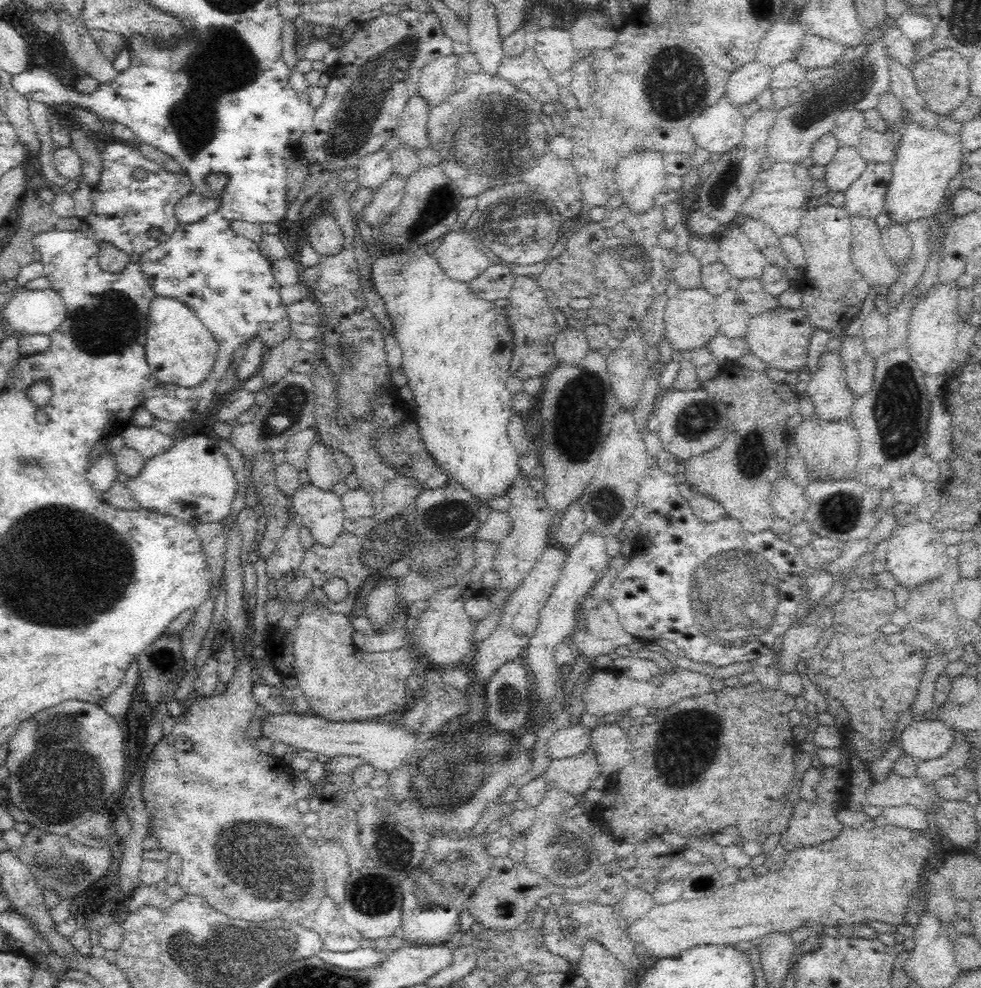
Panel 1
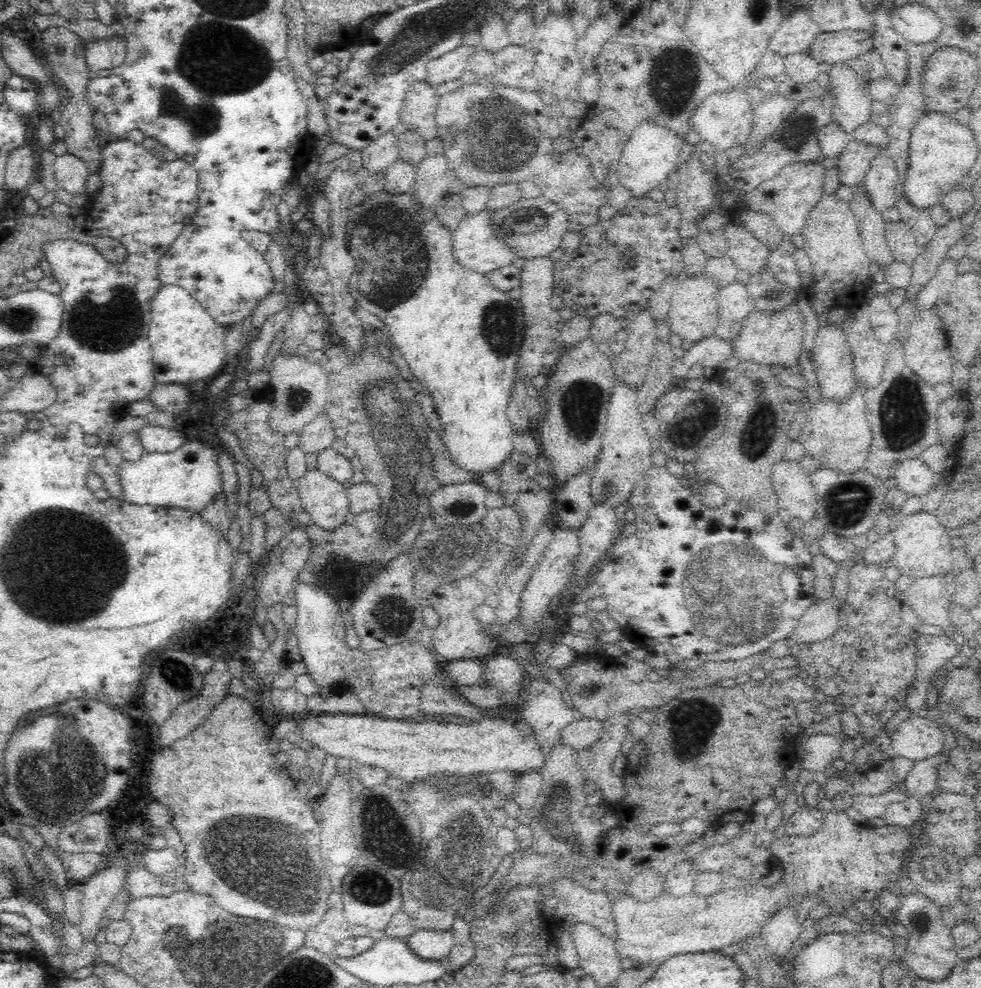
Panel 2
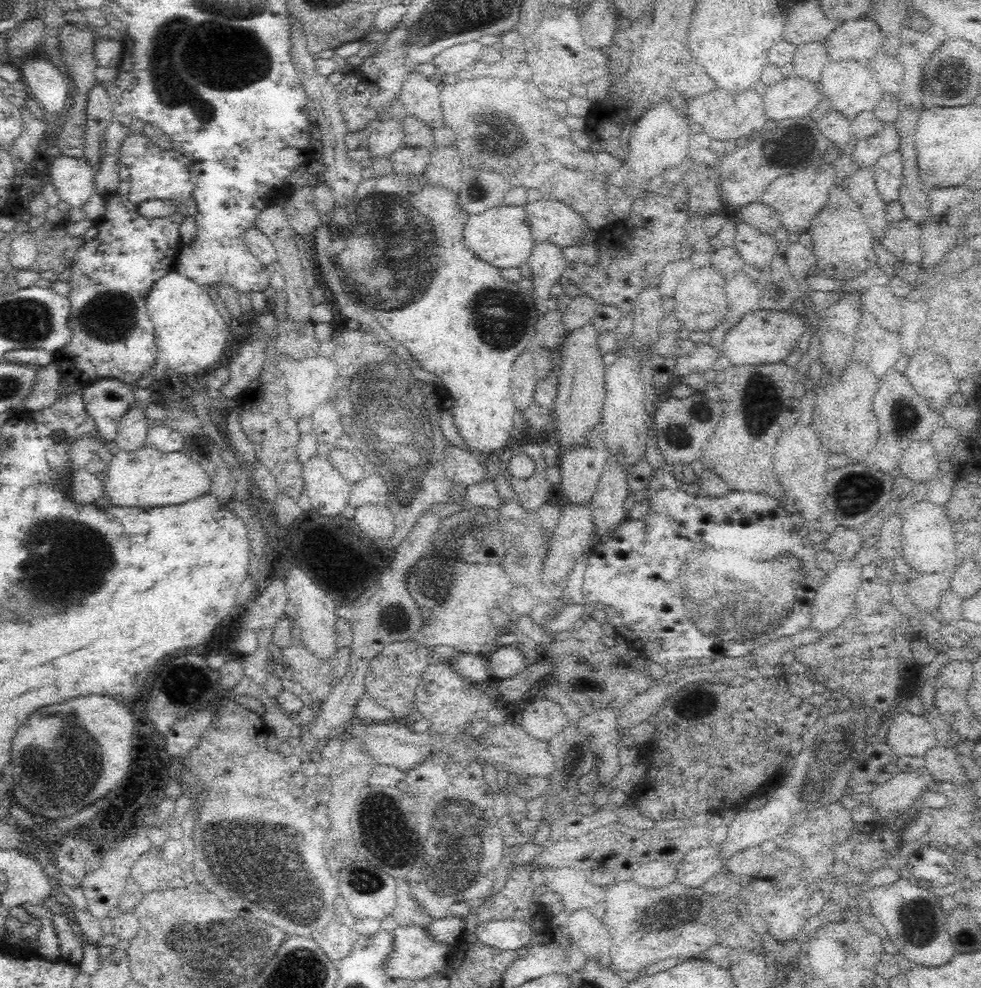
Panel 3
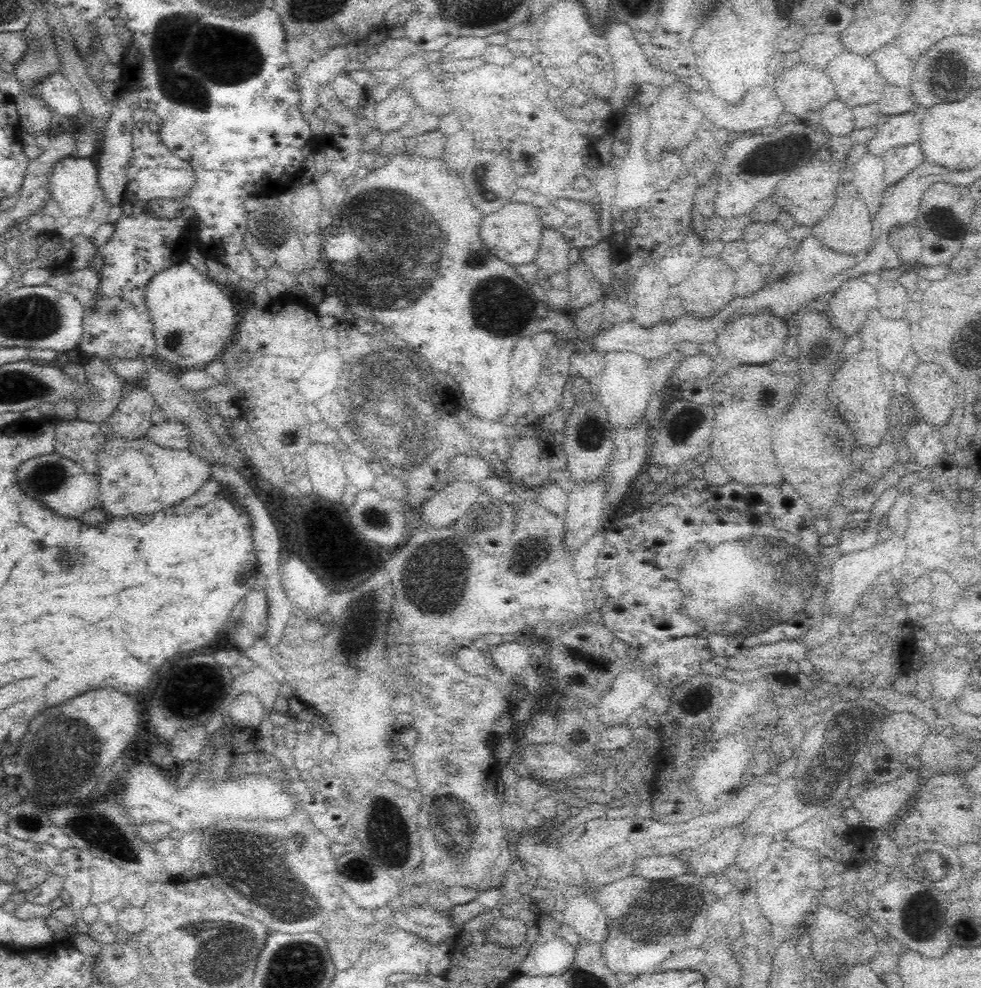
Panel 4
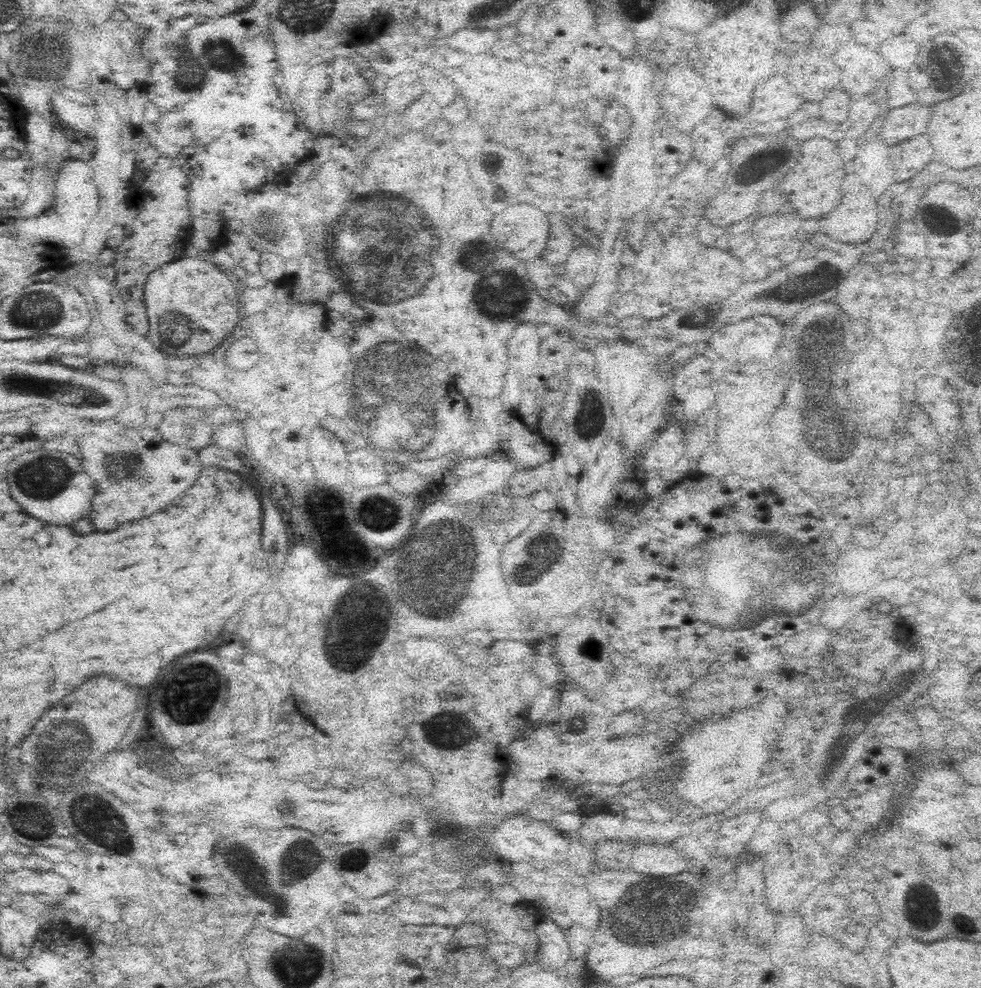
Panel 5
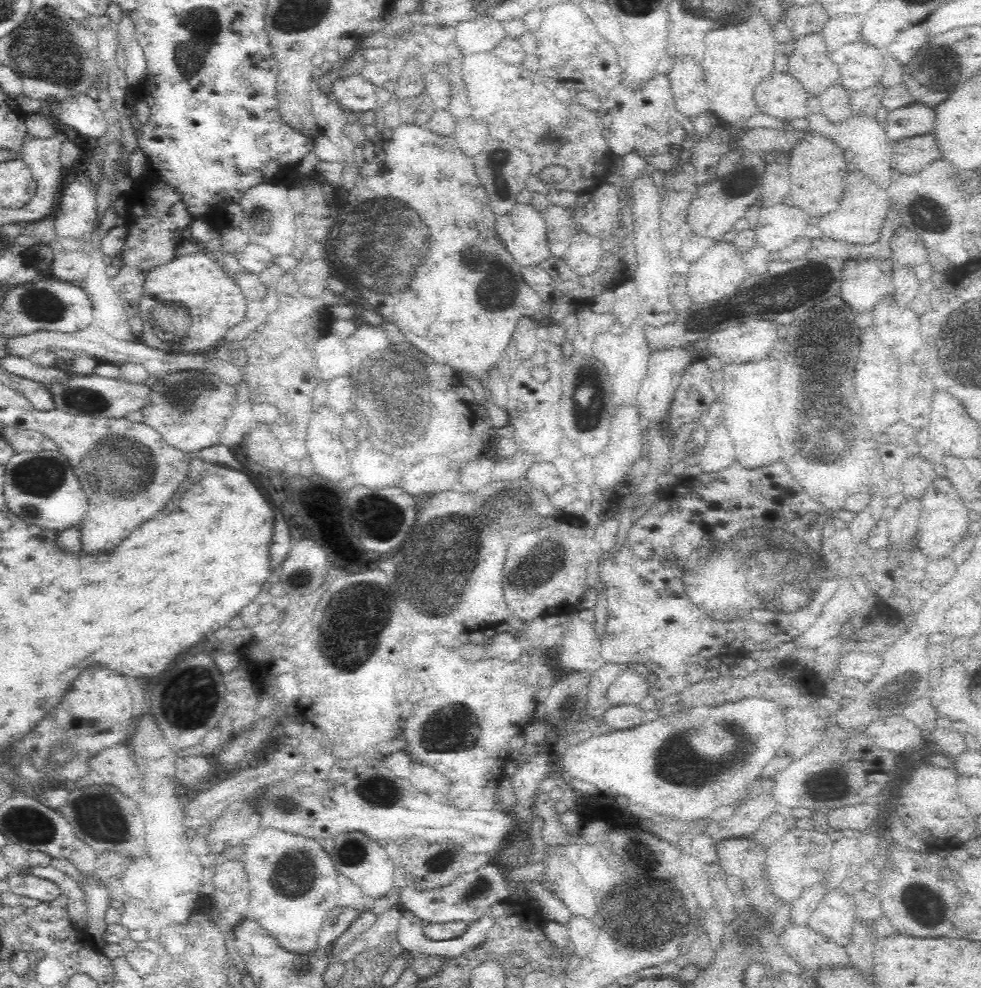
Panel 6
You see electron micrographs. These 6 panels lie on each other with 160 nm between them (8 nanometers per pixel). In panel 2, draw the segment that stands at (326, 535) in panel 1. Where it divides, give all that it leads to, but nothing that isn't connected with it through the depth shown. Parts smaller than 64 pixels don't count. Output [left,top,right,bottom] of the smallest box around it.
[297,468,349,530]

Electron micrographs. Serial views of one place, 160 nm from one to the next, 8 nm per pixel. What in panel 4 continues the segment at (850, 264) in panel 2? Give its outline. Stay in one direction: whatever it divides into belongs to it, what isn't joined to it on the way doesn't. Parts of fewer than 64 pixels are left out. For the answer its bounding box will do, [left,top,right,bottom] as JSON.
[814,184,872,252]

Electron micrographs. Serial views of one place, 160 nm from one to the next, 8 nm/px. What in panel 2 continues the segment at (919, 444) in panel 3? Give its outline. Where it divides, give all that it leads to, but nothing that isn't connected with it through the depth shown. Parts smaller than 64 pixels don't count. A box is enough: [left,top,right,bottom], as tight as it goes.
[895,456,939,496]

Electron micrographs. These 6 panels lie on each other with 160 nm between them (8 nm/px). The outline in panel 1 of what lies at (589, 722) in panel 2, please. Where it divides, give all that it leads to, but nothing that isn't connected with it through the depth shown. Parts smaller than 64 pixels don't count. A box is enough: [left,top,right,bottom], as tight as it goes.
[547,724,591,759]

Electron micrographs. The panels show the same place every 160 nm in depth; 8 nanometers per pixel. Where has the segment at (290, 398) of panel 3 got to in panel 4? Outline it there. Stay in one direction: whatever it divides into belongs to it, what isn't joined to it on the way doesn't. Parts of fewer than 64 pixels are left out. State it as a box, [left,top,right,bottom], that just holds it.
[297,345,343,407]

